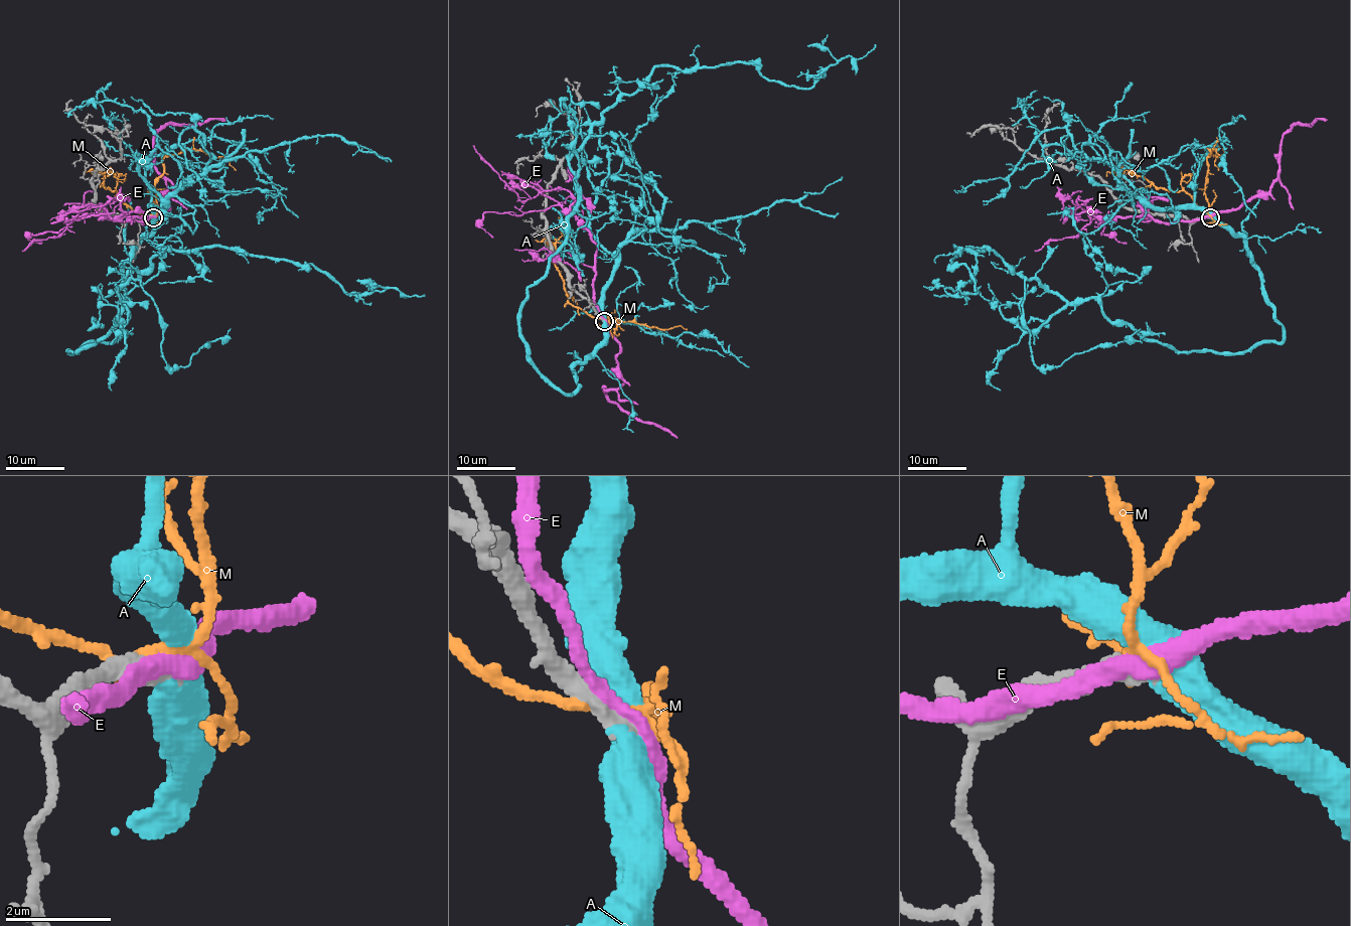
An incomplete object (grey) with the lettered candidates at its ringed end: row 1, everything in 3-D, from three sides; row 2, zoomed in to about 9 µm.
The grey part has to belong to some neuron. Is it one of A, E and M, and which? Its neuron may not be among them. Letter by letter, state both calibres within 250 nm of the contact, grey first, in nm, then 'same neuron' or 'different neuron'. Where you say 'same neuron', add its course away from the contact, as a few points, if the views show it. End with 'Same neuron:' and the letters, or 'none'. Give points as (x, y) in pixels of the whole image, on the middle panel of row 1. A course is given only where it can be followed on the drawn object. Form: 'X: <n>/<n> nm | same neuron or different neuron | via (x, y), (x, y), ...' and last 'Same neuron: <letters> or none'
A: 400/460 nm | same neuron | via (605, 320), (568, 395), (520, 303), (606, 111), (659, 65), (810, 89), (876, 43)
E: 480/280 nm | different neuron
M: 500/200 nm | different neuron
Same neuron: A

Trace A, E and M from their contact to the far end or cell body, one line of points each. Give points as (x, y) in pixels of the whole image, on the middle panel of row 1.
A: (605, 320), (568, 395), (520, 303), (606, 111), (659, 65), (810, 89), (876, 43)
E: (602, 319), (595, 303), (596, 244), (592, 234), (555, 199), (539, 193), (521, 200), (473, 146)
M: (600, 317), (614, 317), (658, 329), (681, 325), (687, 329)

